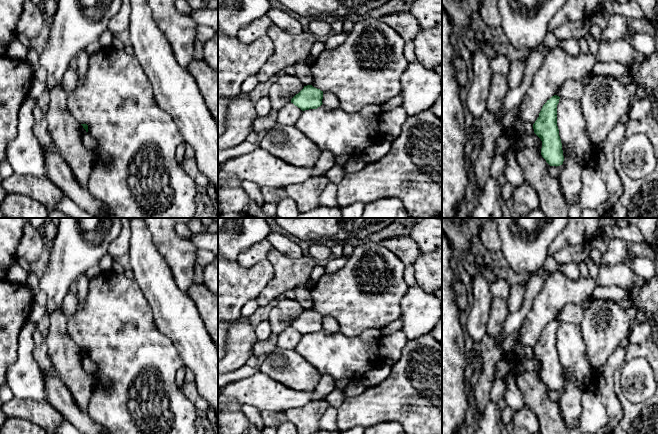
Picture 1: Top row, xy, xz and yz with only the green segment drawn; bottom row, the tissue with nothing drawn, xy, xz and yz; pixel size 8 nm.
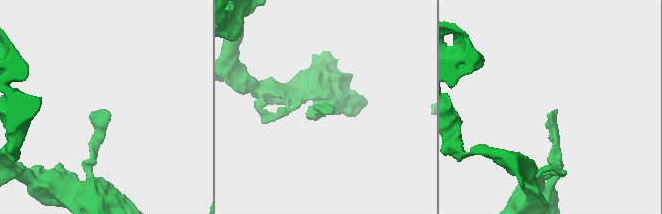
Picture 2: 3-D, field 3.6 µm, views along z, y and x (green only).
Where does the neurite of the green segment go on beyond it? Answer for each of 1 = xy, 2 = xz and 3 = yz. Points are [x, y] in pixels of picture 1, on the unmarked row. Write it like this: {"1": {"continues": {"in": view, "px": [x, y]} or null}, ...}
{"1": {"continues": null}, "2": {"continues": null}, "3": {"continues": null}}

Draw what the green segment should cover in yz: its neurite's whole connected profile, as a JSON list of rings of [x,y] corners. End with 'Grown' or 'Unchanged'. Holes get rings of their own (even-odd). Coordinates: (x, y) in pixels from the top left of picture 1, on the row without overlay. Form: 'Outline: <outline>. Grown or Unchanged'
Outline: [[[552,320],[543,329],[539,341],[533,348],[534,357],[541,363],[541,379],[550,390],[563,388],[562,367],[557,350],[557,329],[560,321]]]. Unchanged

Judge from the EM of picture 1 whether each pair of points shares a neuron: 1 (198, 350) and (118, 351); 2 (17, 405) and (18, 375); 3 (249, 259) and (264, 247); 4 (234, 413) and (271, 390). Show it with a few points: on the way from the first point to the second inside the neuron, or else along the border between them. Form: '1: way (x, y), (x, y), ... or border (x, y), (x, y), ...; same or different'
1: border (161, 332), (171, 341), (184, 365); different
2: border (14, 396), (40, 401); different
3: way (253, 255), (260, 251); same
4: way (239, 403), (251, 391), (261, 391); same

